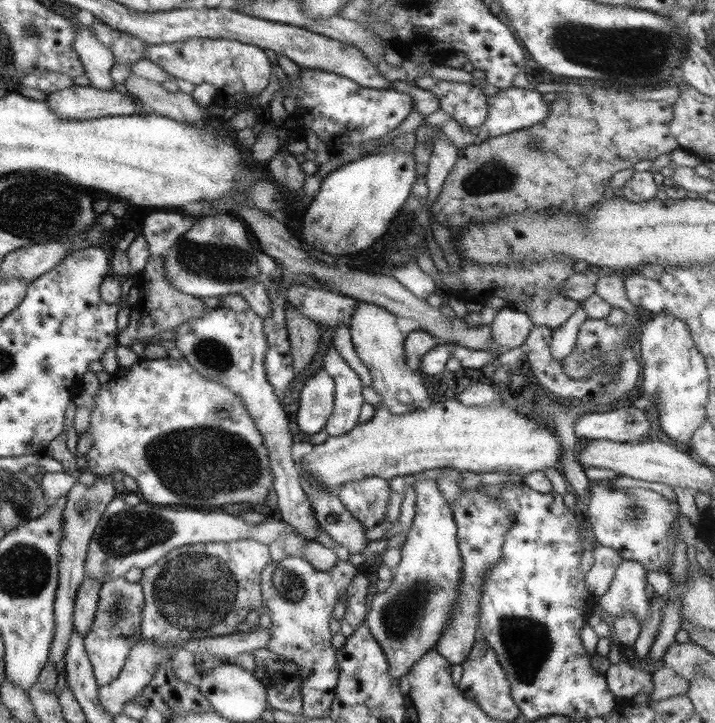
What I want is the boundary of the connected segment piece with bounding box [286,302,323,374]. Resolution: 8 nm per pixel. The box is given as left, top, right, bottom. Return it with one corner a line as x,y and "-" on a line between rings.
286,303
286,324
291,344
294,372
302,372
318,352
322,336
316,322
306,317
292,303

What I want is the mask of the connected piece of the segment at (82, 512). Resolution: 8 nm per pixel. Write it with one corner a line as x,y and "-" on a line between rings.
112,475
98,477
91,488
77,485
67,495
66,507
62,515
62,540
60,540
60,556
58,556
59,580
54,600
54,636
48,656
48,661
54,663
58,674
66,670
66,649
74,630
73,614
77,592
86,576
85,563
90,539
94,536
96,526
108,504
116,495

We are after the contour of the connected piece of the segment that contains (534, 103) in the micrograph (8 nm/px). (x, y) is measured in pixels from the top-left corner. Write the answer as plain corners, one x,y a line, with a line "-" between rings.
510,87
488,97
488,117
483,127
489,137
520,132
548,117
548,101
534,88

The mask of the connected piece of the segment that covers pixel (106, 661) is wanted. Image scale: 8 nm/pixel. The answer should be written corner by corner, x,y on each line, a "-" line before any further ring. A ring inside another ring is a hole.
124,577
102,583
94,623
83,638
99,685
108,685
119,677
132,646
141,639
142,610
144,595
140,583
128,582

